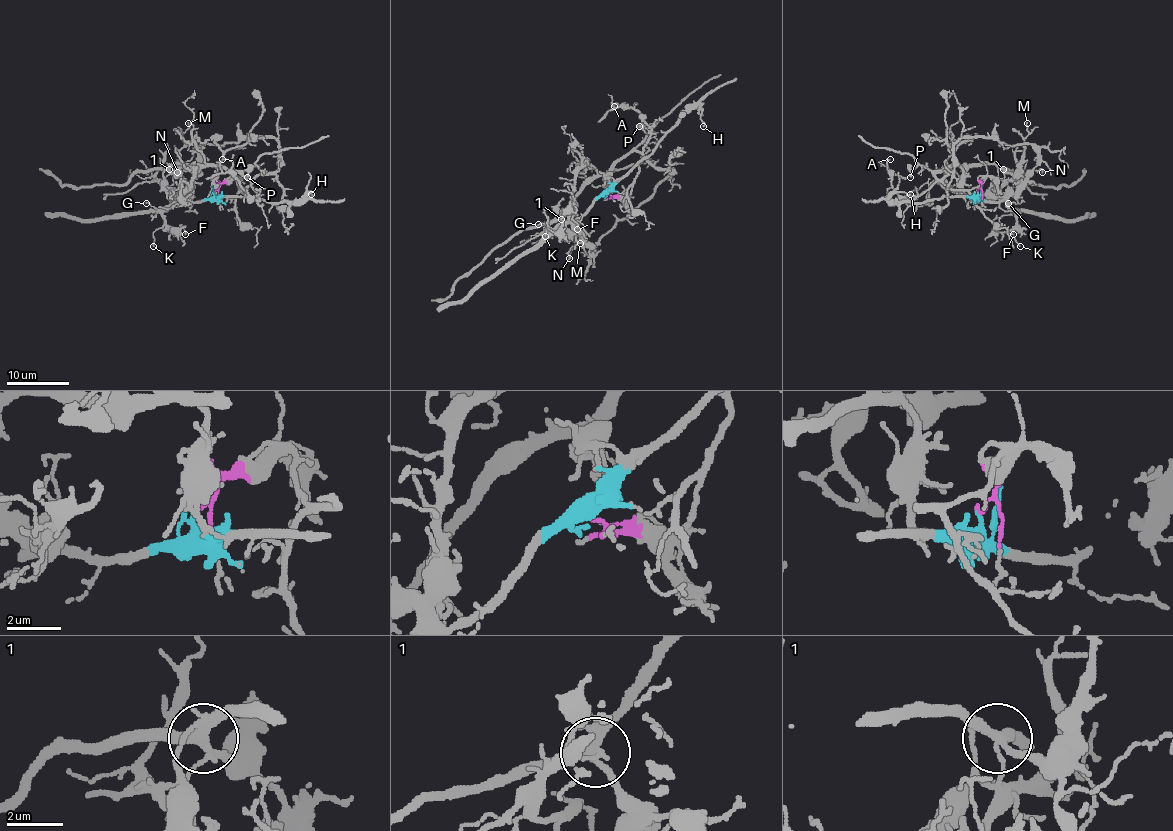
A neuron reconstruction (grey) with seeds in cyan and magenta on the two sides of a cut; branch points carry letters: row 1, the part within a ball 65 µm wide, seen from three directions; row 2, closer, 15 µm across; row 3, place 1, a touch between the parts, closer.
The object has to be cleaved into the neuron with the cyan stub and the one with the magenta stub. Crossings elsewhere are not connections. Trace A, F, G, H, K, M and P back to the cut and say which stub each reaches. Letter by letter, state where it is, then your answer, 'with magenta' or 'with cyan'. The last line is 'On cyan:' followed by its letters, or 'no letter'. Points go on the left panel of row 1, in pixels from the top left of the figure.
A: place (222, 159); with magenta
F: place (185, 234); with cyan
G: place (146, 203); with cyan
H: place (311, 194); with cyan
K: place (153, 246); with cyan
M: place (188, 123); with magenta
P: place (247, 177); with magenta
On cyan: F, G, H, K

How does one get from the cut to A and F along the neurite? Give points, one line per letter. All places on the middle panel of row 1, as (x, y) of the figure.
A: (606, 193), (626, 198), (631, 193), (649, 136), (645, 117), (624, 103), (614, 106)
F: (606, 193), (579, 217), (561, 228), (562, 217), (572, 212), (578, 229)

